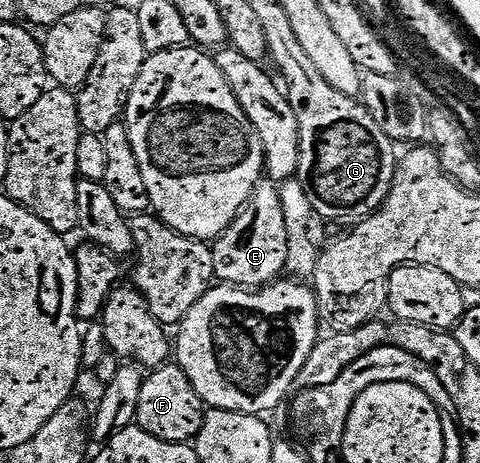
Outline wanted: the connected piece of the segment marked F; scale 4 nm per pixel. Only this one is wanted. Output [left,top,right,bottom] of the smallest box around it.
[136,362,204,444]

